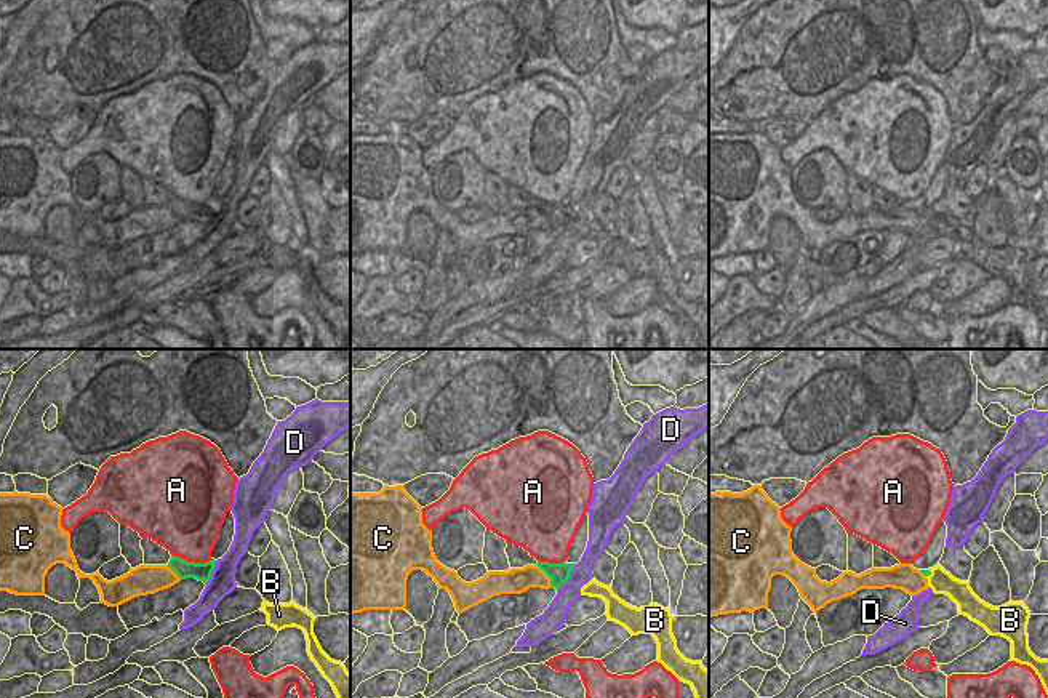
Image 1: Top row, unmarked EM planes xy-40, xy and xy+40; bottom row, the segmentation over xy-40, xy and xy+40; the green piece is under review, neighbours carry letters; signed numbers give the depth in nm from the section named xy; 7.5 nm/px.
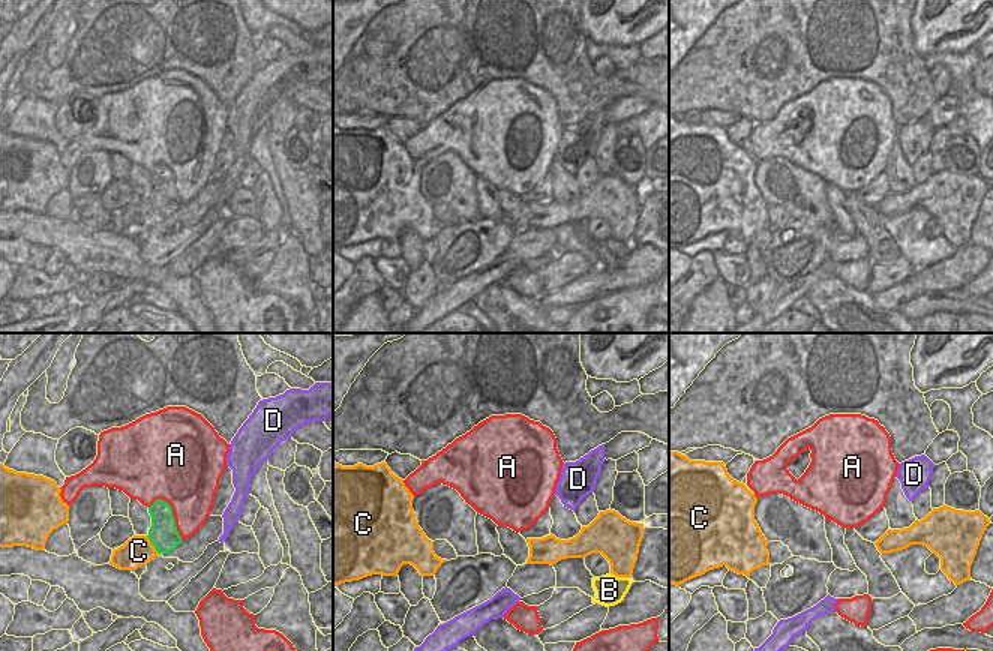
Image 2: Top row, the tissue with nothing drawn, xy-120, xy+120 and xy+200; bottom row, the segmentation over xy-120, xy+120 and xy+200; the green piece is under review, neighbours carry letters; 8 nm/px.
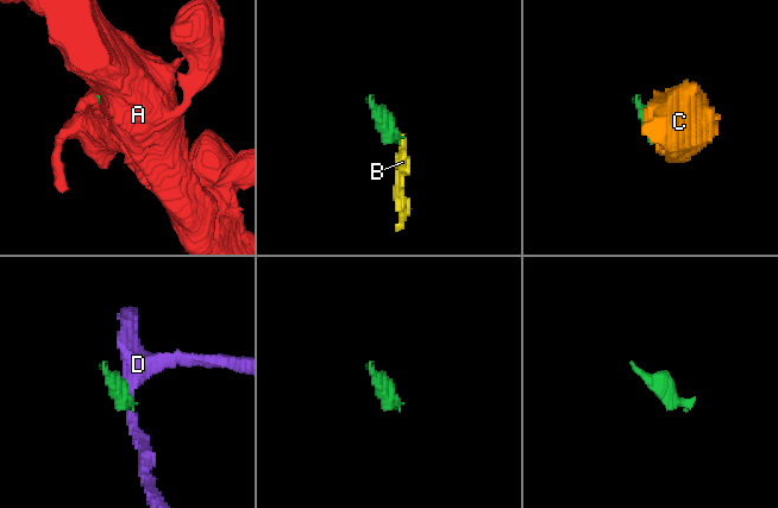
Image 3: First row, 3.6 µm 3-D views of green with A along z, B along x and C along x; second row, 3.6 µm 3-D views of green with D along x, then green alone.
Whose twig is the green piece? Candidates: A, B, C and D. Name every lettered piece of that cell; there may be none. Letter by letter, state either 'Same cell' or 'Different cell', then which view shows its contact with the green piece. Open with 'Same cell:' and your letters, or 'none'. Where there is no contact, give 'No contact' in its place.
Same cell: B
A: Different cell. Touches green in xy-40
B: Same cell. Touches green in xy+40
C: Different cell. Touches green in xy
D: Different cell. Touches green in xy

